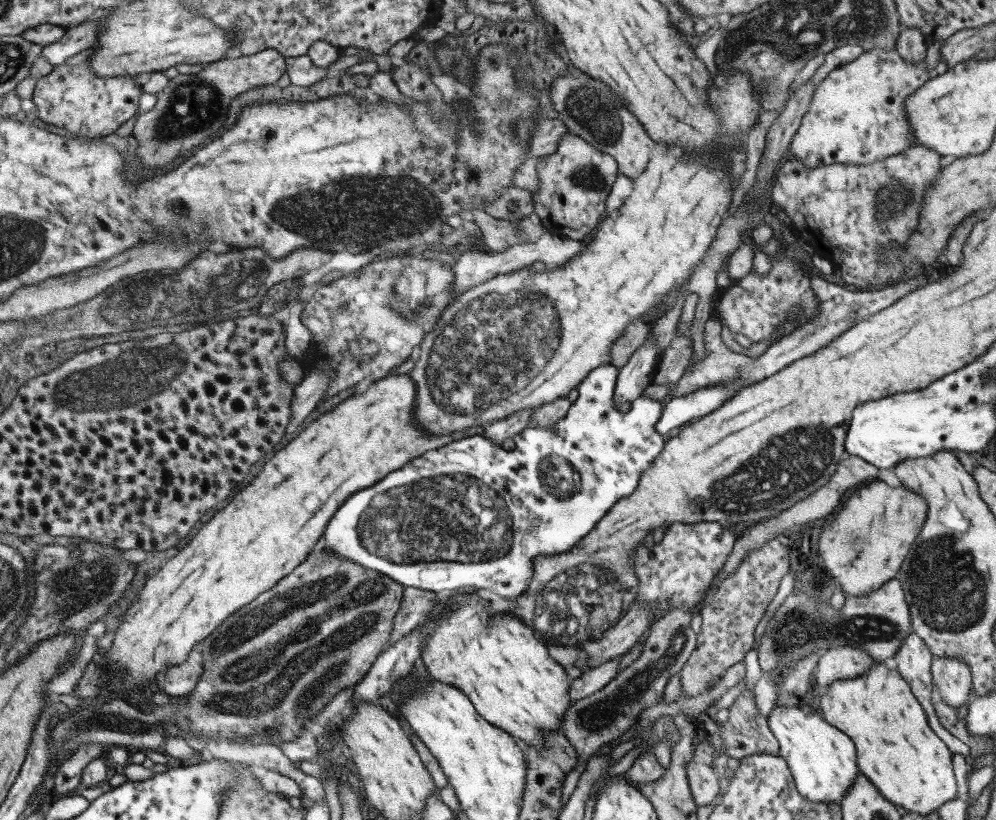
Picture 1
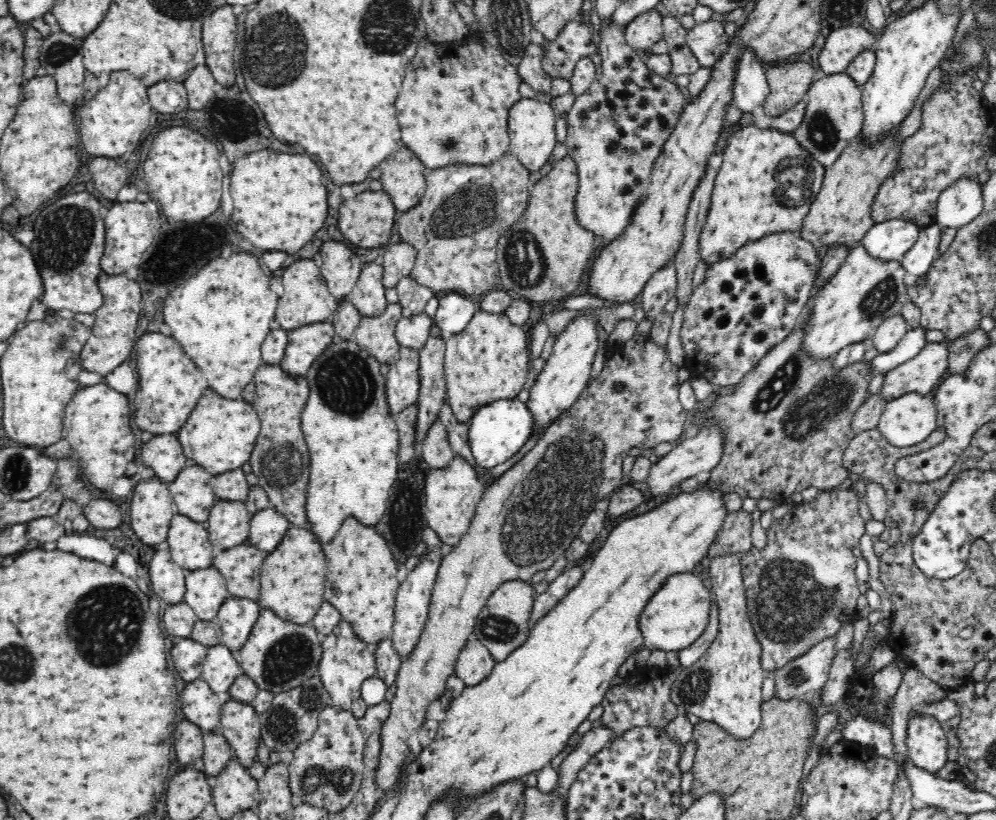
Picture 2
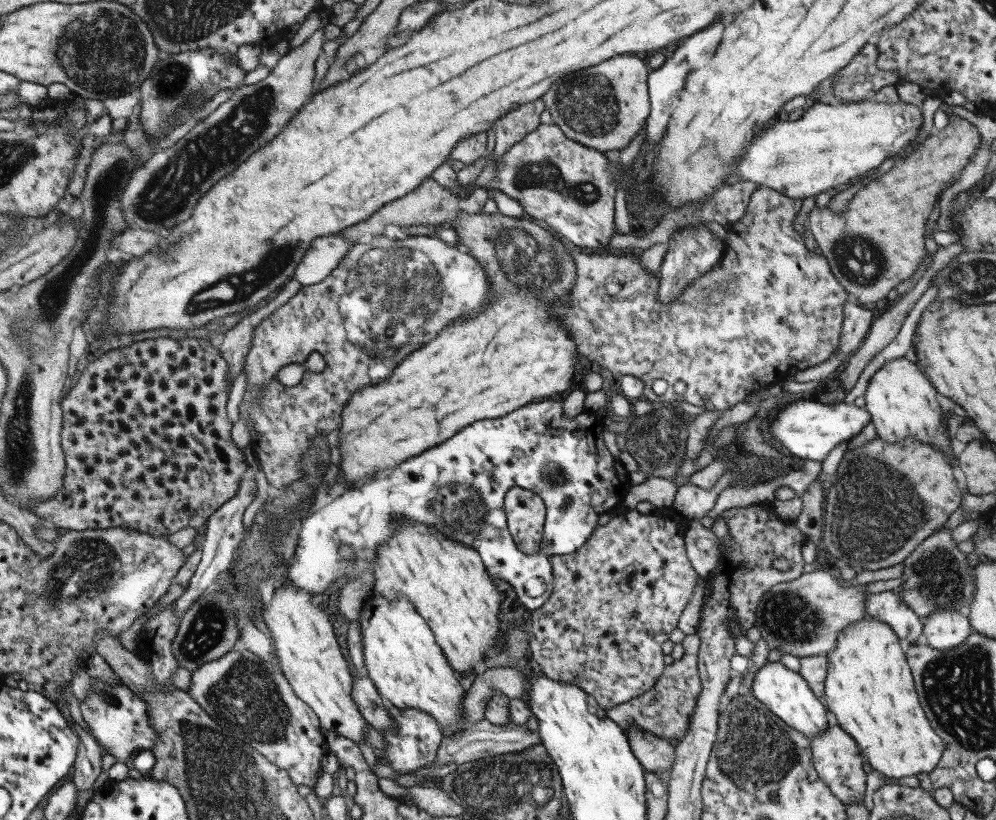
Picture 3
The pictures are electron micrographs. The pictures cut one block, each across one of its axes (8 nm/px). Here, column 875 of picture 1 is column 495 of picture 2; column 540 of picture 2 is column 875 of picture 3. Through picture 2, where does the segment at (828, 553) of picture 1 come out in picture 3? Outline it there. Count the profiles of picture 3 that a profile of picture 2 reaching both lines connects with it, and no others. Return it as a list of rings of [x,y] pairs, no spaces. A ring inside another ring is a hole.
[[[876,436],[866,442],[866,444],[848,451],[839,462],[839,467],[836,469],[834,476],[829,478],[830,484],[832,484],[830,488],[836,492],[836,500],[832,504],[832,514],[834,516],[826,516],[825,525],[823,526],[822,540],[828,552],[832,556],[846,561],[846,564],[854,568],[857,573],[860,573],[862,570],[888,568],[889,566],[894,566],[894,564],[904,562],[921,542],[924,542],[935,530],[938,530],[946,524],[952,512],[958,510],[964,494],[956,486],[956,479],[954,479],[954,474],[952,473],[954,470],[952,468],[953,464],[950,462],[949,456],[946,453],[939,451],[934,445],[919,443],[919,440],[916,439],[904,439],[900,442],[890,444]]]

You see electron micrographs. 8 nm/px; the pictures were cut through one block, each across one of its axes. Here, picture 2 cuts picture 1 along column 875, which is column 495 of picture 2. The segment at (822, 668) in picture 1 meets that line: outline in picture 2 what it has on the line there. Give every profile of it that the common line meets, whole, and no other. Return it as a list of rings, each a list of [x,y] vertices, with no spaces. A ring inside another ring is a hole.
[[[472,638],[456,660],[455,675],[462,679],[466,687],[476,686],[493,672],[496,664],[488,648]]]

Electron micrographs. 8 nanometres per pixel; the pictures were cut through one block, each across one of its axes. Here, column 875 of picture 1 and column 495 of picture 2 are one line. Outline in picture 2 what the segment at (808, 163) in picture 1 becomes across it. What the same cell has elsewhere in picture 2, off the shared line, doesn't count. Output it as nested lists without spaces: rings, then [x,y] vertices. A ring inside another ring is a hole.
[[[474,33],[450,43],[434,43],[425,39],[418,46],[418,54],[424,60],[424,66],[418,66],[418,58],[410,62],[402,96],[396,102],[404,146],[422,160],[428,171],[453,164],[489,166],[496,163],[509,151],[508,112],[523,97],[518,89],[522,81],[518,69],[496,47]]]

